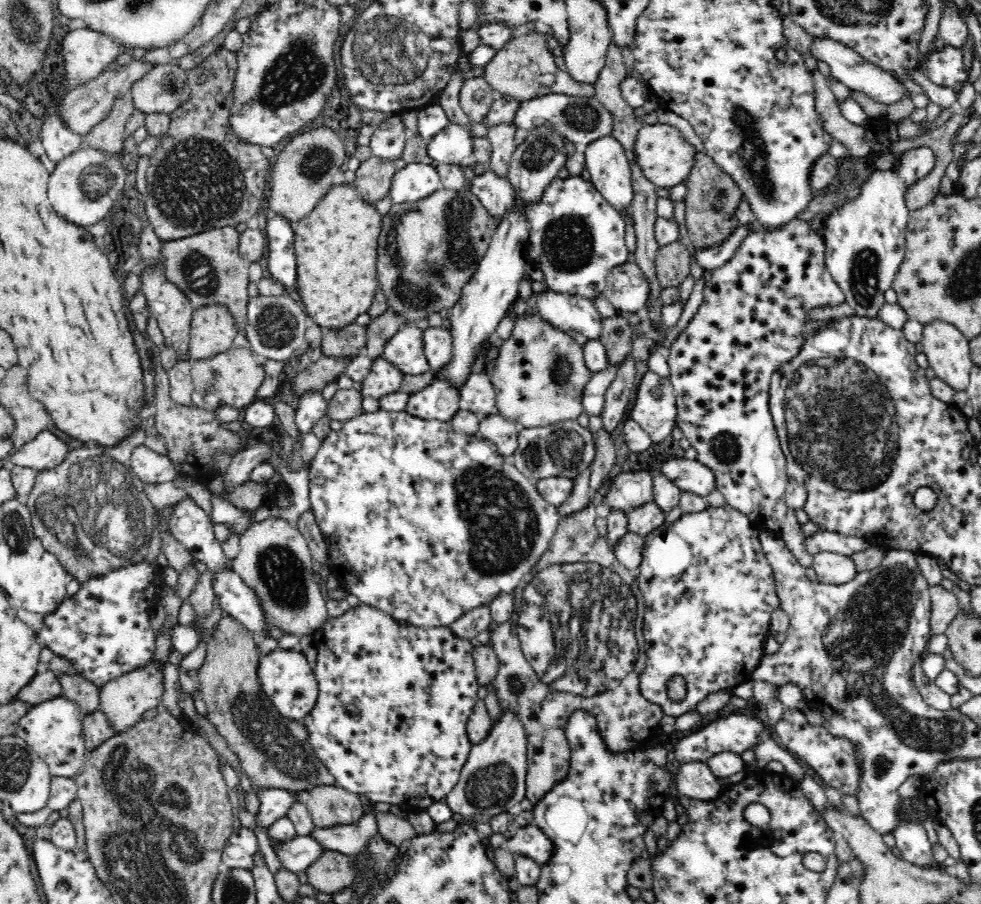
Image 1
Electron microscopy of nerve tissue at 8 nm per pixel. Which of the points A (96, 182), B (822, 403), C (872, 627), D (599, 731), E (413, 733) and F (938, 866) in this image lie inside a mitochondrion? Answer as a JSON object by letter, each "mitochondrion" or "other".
{"A":"mitochondrion","B":"mitochondrion","C":"mitochondrion","D":"other","E":"other","F":"other"}

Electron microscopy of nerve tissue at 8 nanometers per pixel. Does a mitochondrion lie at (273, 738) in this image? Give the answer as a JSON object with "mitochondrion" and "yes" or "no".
{"mitochondrion":"yes"}

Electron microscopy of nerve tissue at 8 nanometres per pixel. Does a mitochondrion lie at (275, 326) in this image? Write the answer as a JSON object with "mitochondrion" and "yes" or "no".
{"mitochondrion":"yes"}

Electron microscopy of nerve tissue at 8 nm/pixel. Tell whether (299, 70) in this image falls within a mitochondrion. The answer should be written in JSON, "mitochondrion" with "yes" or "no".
{"mitochondrion":"yes"}

